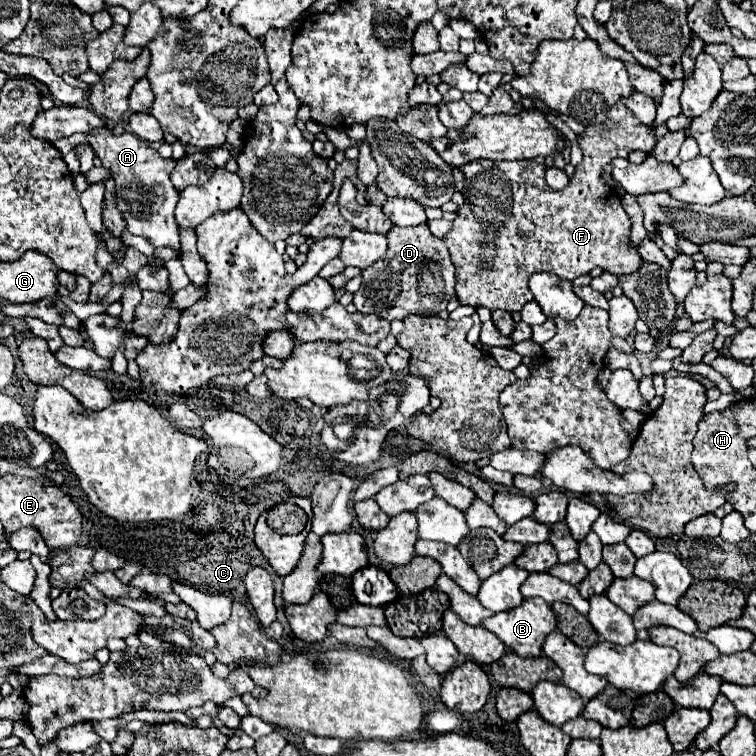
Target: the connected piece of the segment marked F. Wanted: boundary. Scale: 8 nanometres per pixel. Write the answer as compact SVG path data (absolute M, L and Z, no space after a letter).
M616 102L612 104L612 108L608 110L608 116L602 124L596 124L596 126L588 126L584 133L577 137L578 144L583 153L583 160L578 166L576 166L576 172L574 176L570 178L570 184L566 190L552 190L546 180L544 180L544 172L546 172L546 164L544 164L544 158L536 158L536 160L514 160L514 162L492 162L492 160L474 160L472 164L464 164L460 166L464 178L466 178L466 184L464 184L464 206L458 210L458 216L454 220L454 226L452 230L444 236L444 242L450 250L450 256L452 256L452 262L456 266L456 298L460 304L466 304L466 306L474 306L474 308L488 308L488 310L510 310L510 312L520 312L522 306L526 302L532 302L534 296L532 292L528 290L528 278L536 272L552 272L564 280L574 280L576 276L582 276L582 274L588 274L592 268L600 266L604 268L606 272L610 274L616 274L616 276L622 276L622 274L630 274L630 272L636 272L642 258L640 254L628 246L628 236L630 236L630 218L628 214L624 212L622 208L622 202L620 202L620 196L610 196L610 188L602 184L600 180L600 174L602 174L602 168L606 164L612 162L612 158L616 156L628 156L630 152L634 150L642 150L642 152L648 152L654 144L656 144L656 138L654 138L654 132L650 130L650 126L646 124L640 124L640 120L634 118L634 114L624 106L624 102Z

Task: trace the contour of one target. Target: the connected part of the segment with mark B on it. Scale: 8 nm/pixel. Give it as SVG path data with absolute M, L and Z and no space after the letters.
M528 598L518 608L494 614L490 618L484 618L482 626L486 630L490 630L492 634L496 634L518 656L522 656L522 658L538 658L542 654L544 638L556 628L556 620L554 620L552 608L544 600L540 600L540 598Z

